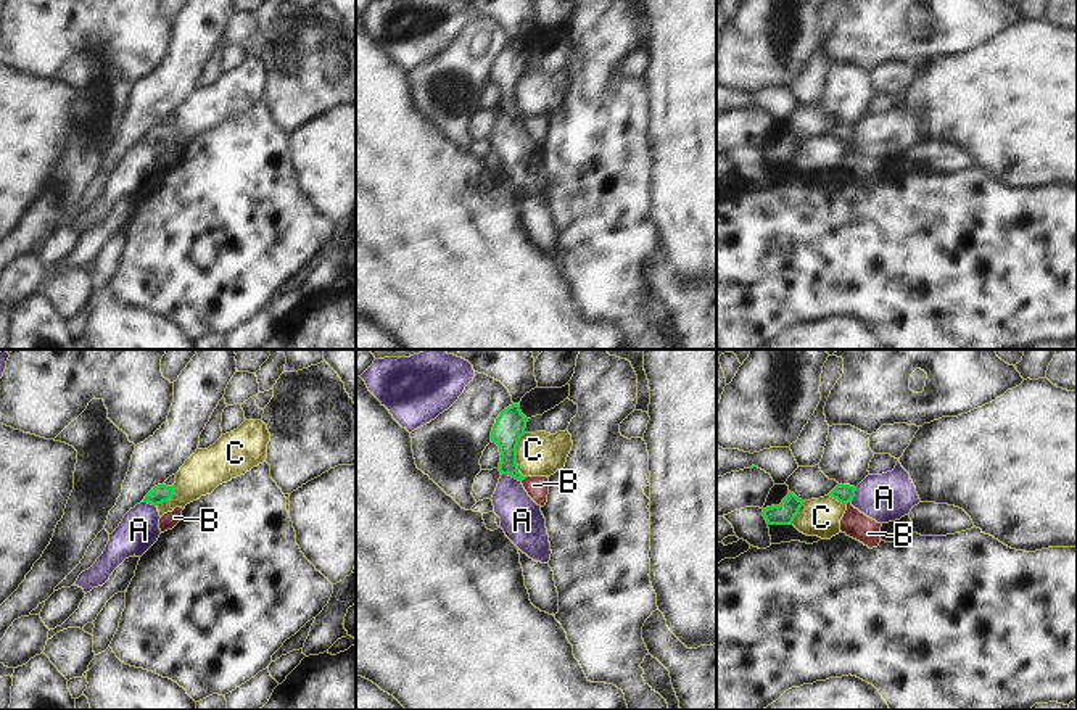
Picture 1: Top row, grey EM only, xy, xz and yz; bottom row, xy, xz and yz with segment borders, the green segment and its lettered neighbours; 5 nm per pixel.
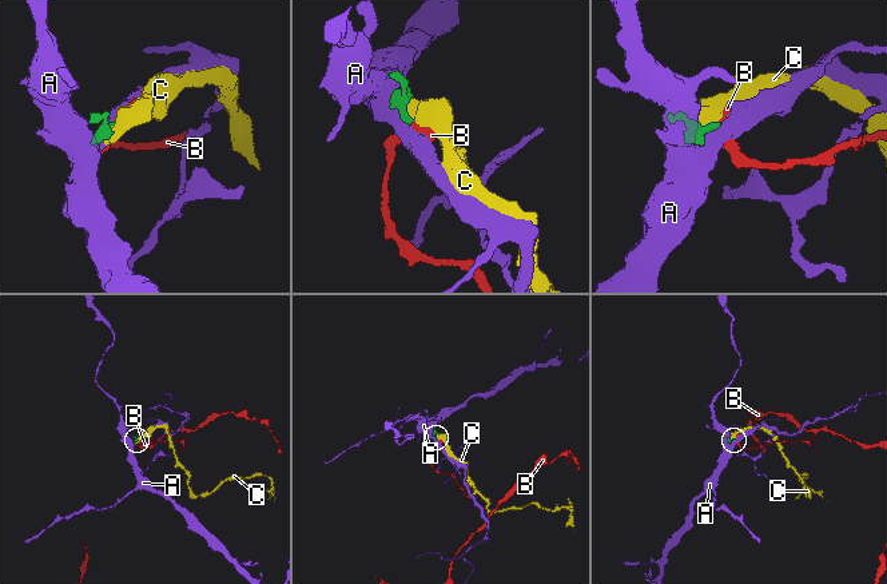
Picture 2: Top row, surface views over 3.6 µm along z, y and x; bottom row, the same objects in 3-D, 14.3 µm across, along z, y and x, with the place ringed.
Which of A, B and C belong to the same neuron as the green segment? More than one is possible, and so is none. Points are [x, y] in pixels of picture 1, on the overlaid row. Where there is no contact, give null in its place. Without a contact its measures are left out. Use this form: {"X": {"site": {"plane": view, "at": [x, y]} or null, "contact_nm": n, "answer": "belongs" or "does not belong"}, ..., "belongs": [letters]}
{"A": {"site": {"plane": "xz", "at": [511, 475]}, "contact_nm": 120, "answer": "does not belong"}, "B": {"site": {"plane": "xz", "at": [524, 478]}, "contact_nm": 40, "answer": "belongs"}, "C": {"site": {"plane": "xz", "at": [515, 456]}, "contact_nm": 220, "answer": "does not belong"}, "belongs": ["B"]}

